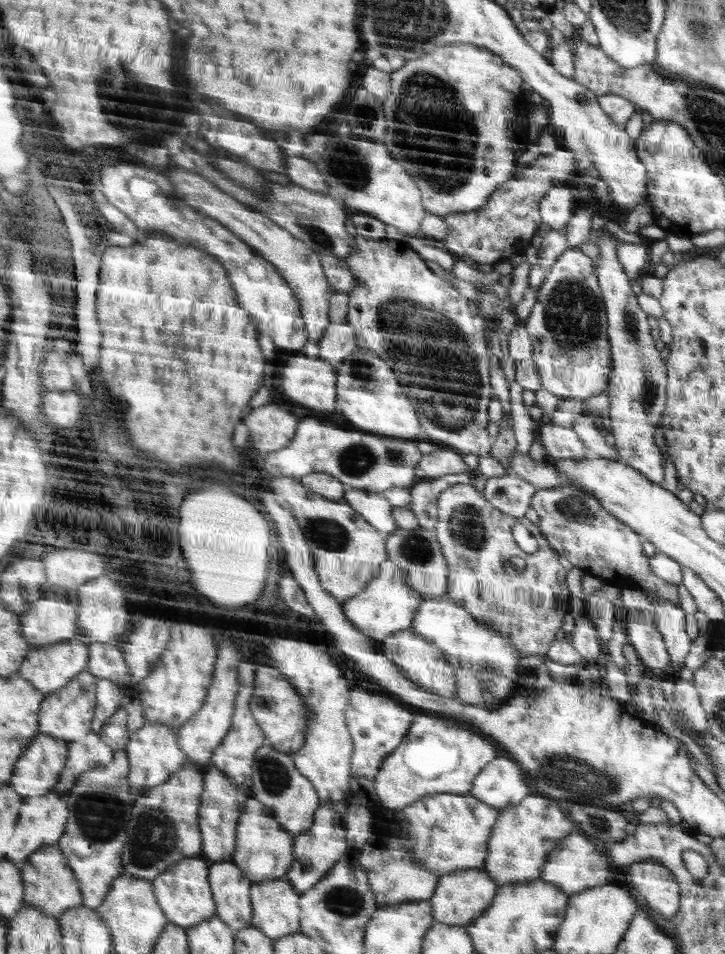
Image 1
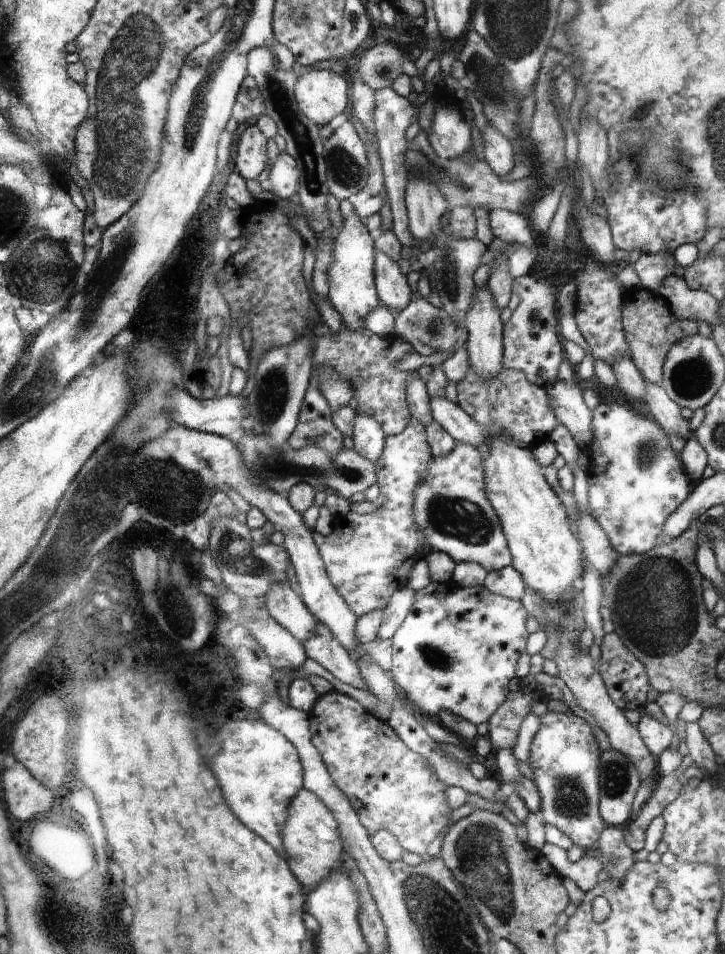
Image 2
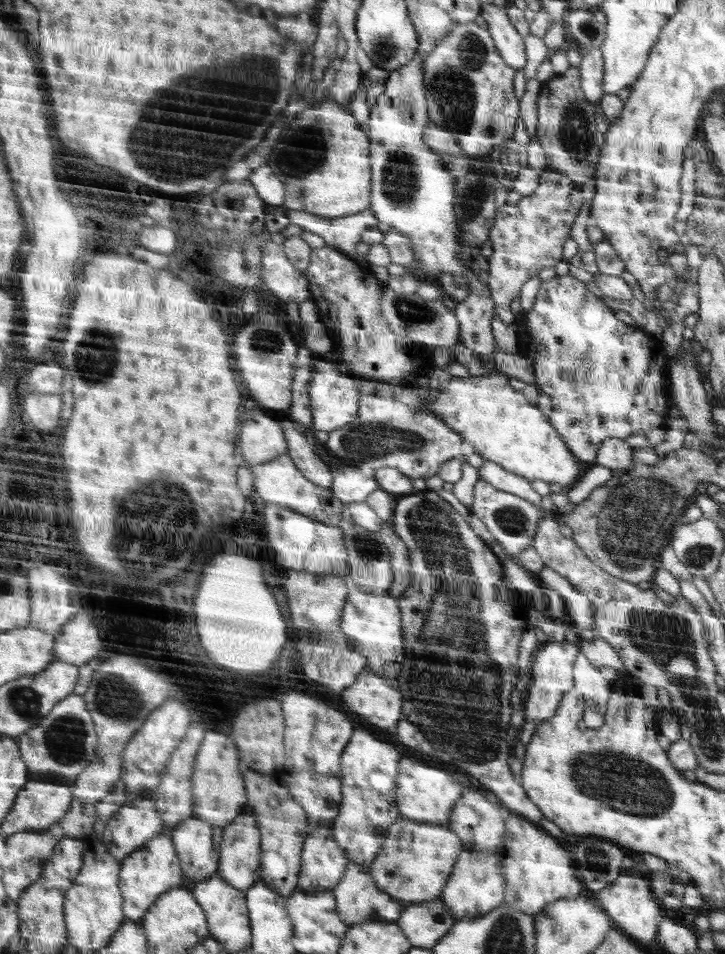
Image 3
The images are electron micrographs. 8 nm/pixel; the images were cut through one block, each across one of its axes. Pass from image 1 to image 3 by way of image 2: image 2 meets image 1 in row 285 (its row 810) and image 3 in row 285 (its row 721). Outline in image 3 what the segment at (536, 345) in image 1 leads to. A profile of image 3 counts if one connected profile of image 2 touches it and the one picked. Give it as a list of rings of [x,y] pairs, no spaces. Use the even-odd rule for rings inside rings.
[[[556,275],[550,280],[541,281],[539,289],[536,302],[524,313],[531,341],[537,344],[534,349],[538,349],[532,359],[534,374],[541,391],[548,394],[552,402],[549,422],[574,456],[579,461],[593,465],[598,449],[606,438],[625,440],[628,436],[662,428],[668,410],[666,384],[670,382],[670,368],[674,367],[670,345],[658,338],[658,334],[650,334],[650,330],[636,325],[631,327],[616,320],[612,316],[612,309],[598,302],[598,298],[590,294],[576,277]]]

